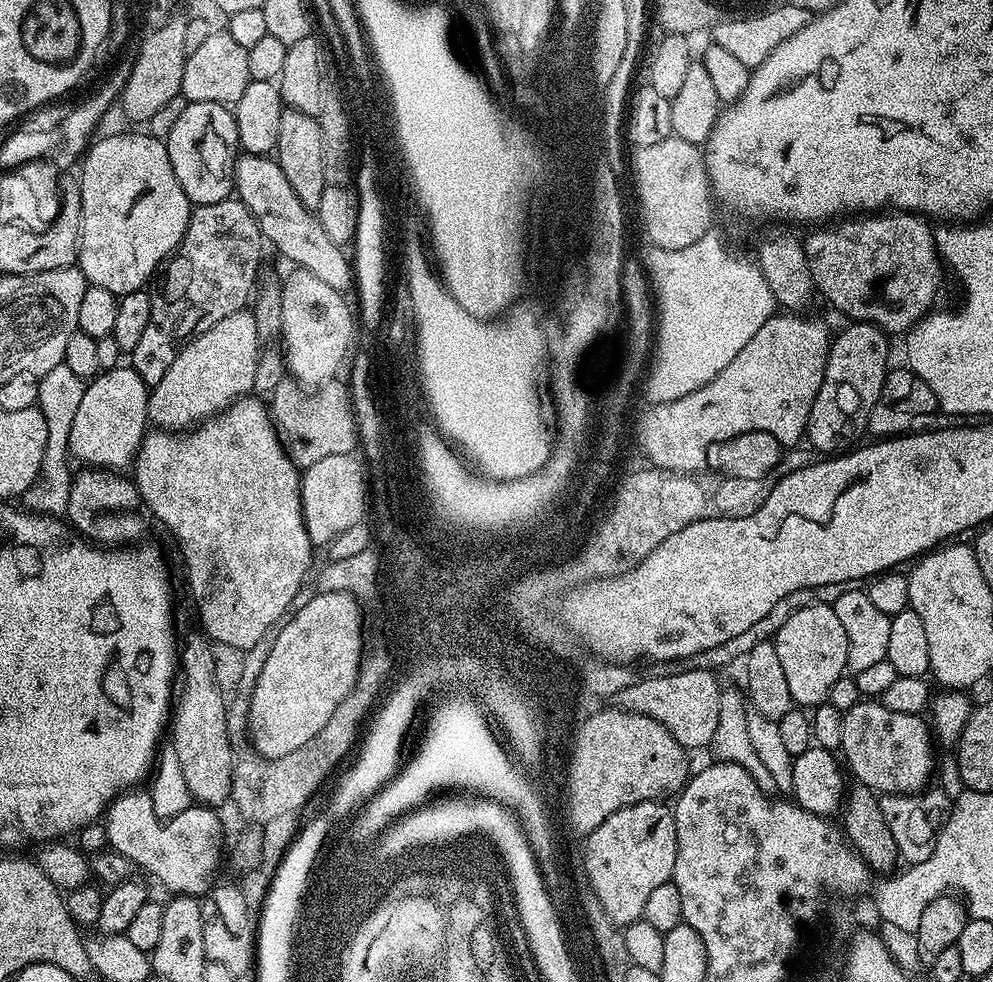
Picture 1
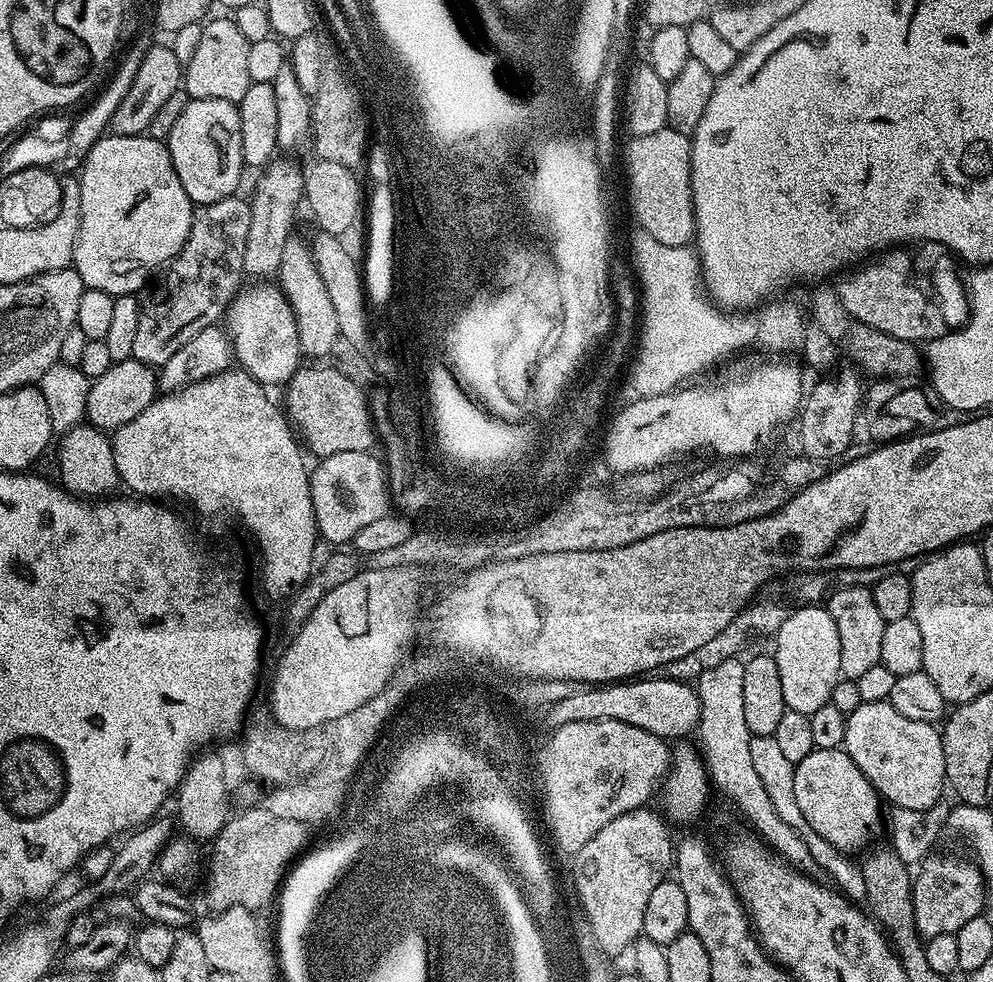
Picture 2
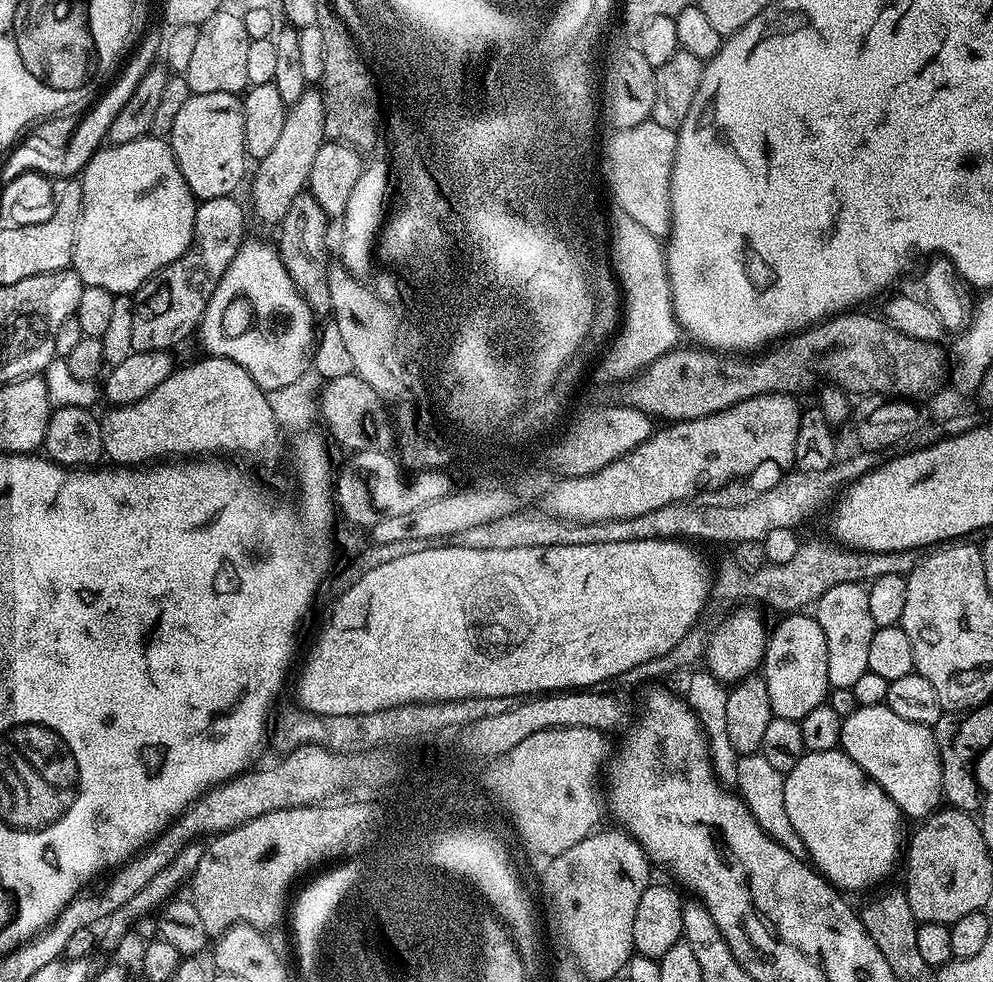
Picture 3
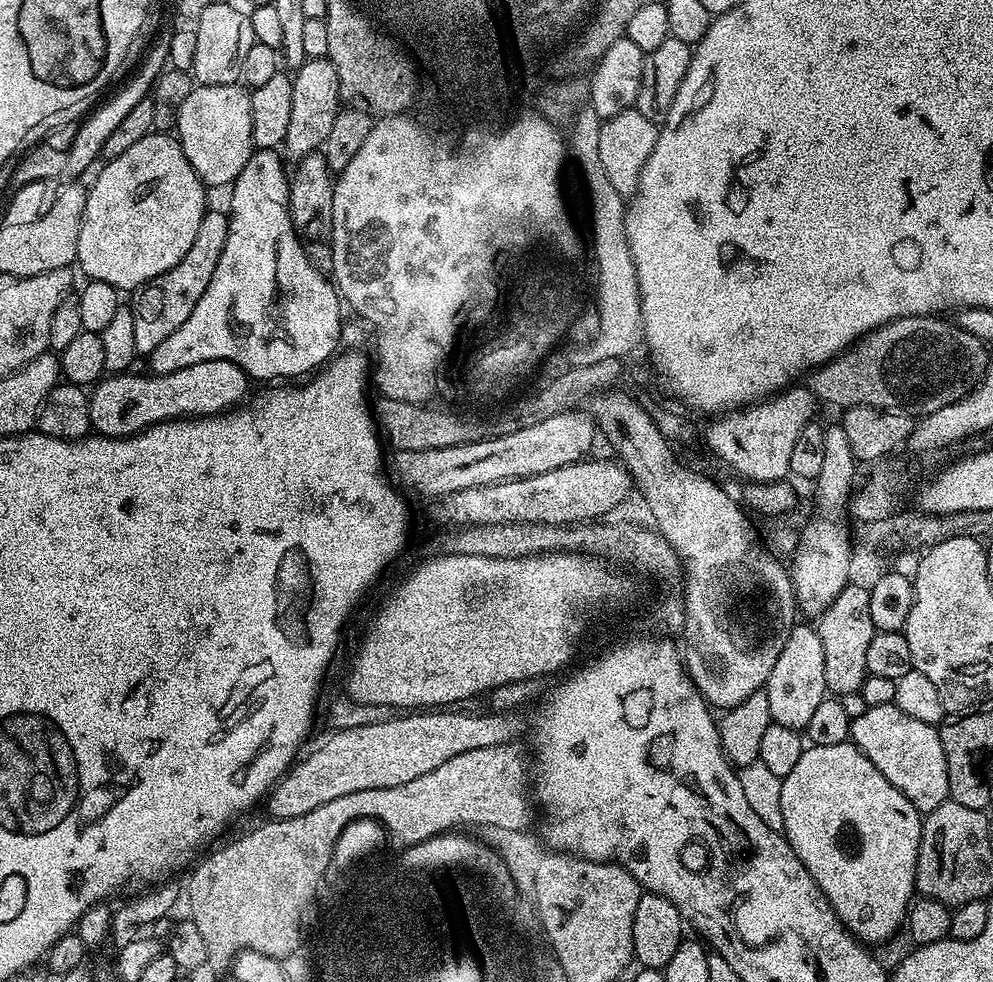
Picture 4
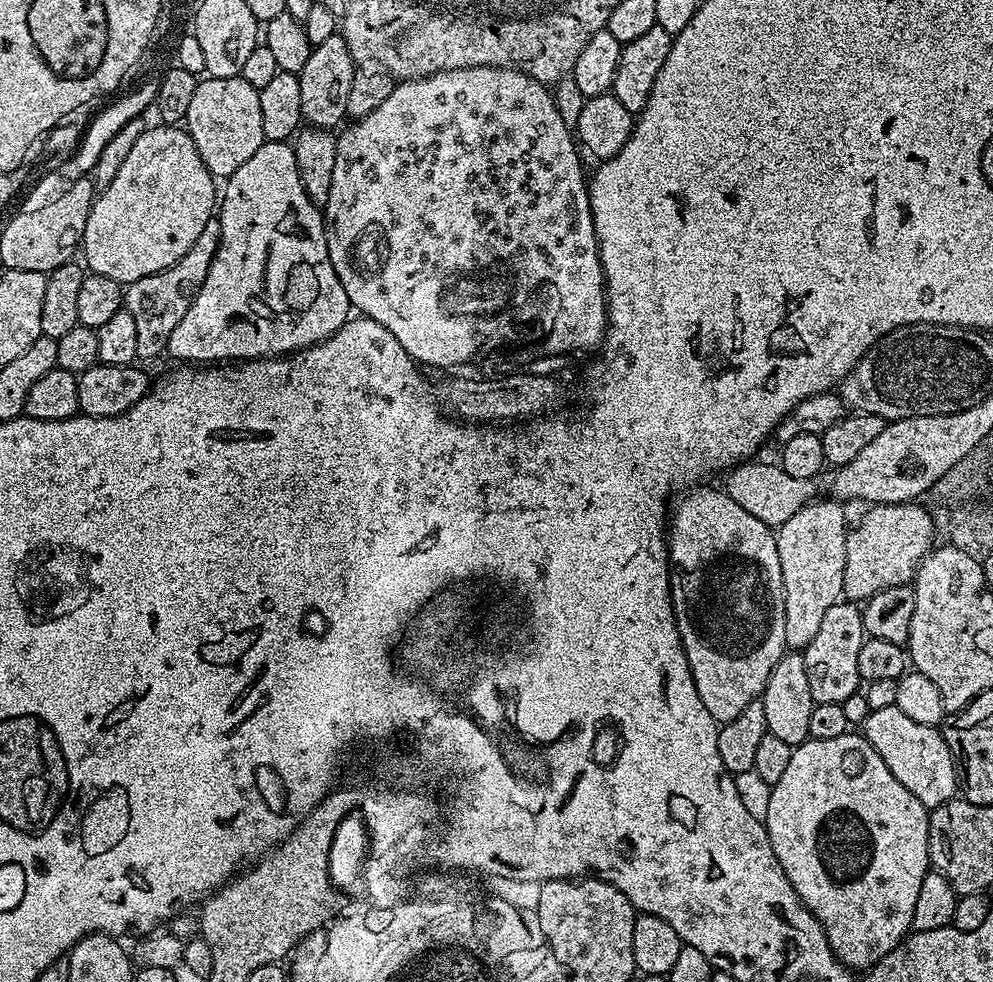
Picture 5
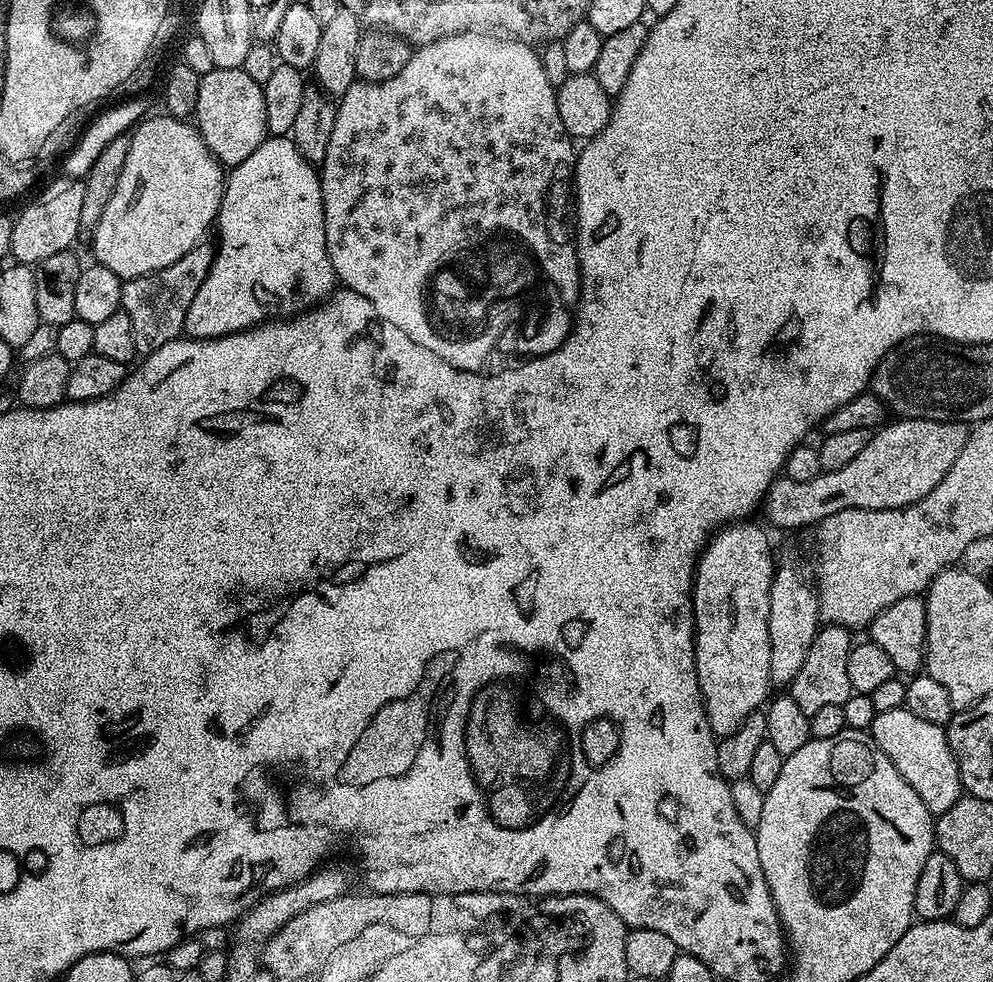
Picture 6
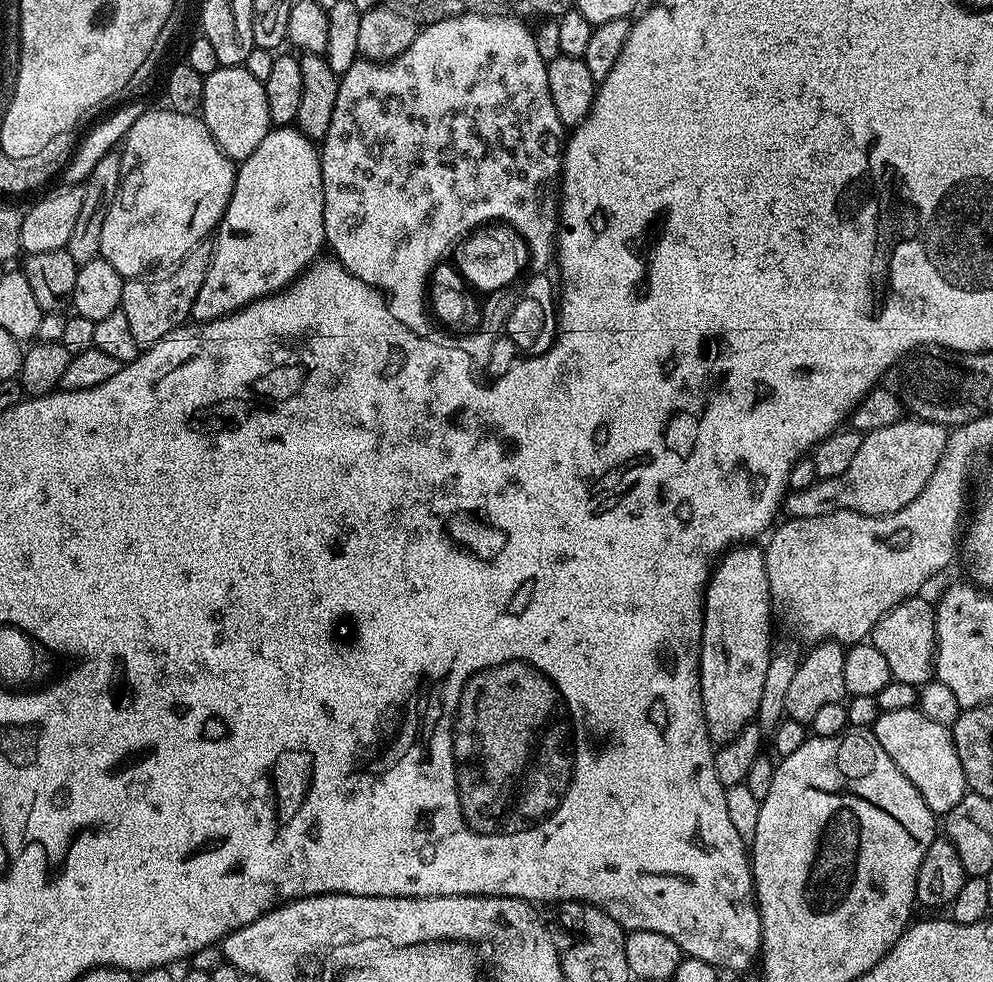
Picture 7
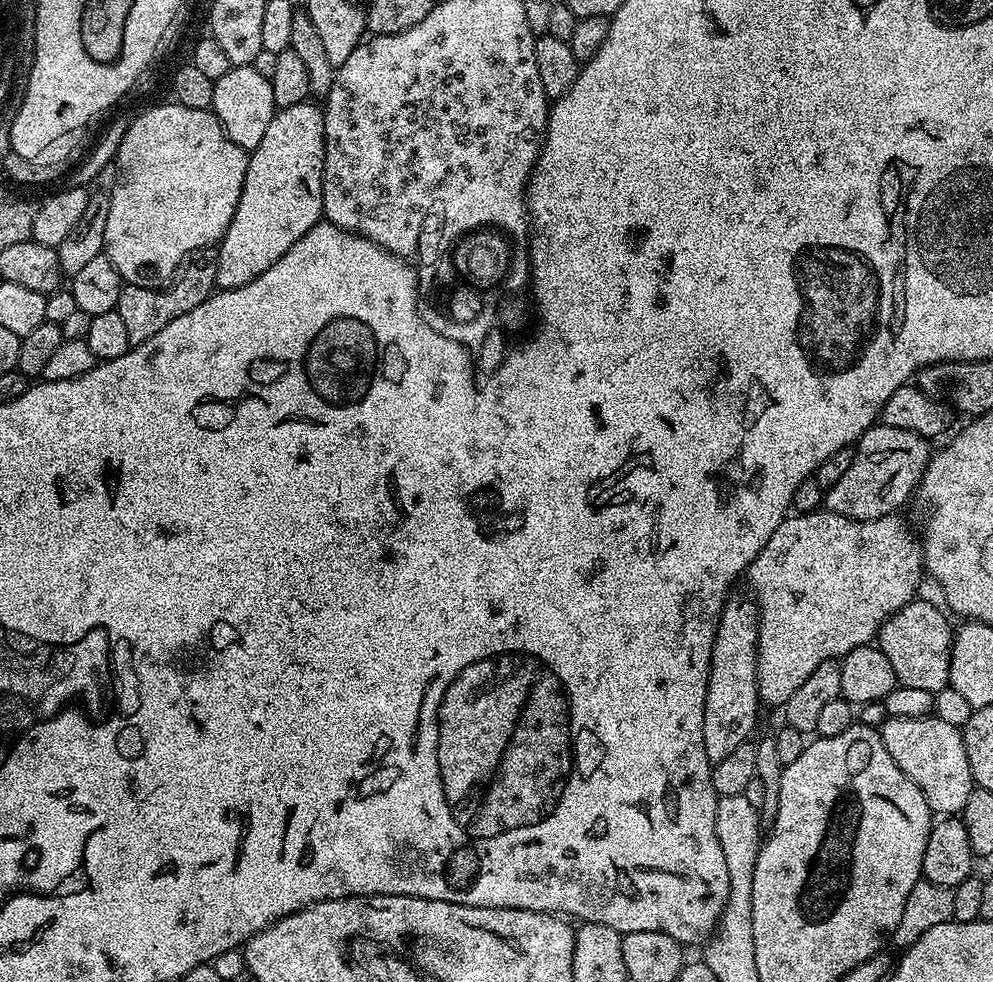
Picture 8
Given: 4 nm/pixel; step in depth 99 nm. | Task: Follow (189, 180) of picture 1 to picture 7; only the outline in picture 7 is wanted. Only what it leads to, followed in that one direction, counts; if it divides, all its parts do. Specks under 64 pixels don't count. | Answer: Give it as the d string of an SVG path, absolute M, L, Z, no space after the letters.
M243 66L218 67L204 77L202 106L199 110L204 125L210 130L214 142L233 162L250 158L262 143L262 138L271 132L274 125L270 118L270 106L266 106L266 90L263 80L254 78Z

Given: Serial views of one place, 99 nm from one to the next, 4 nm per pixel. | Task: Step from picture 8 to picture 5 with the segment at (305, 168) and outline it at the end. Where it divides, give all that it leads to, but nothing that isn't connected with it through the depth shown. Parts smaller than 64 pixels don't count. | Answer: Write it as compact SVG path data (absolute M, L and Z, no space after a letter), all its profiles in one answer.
M279 140L267 141L254 155L234 174L230 174L222 184L222 195L218 200L218 219L220 222L220 245L216 251L214 262L210 262L210 274L206 274L206 282L202 282L202 290L190 302L190 310L186 310L182 322L170 334L166 352L170 357L180 360L176 362L243 362L245 360L263 360L270 356L286 356L299 352L332 336L347 320L350 319L350 305L346 298L346 290L342 290L342 282L338 282L338 274L334 274L334 266L328 261L328 234L324 226L324 213L306 194L302 186L302 178L298 178L298 162L294 162L294 150L291 143Z

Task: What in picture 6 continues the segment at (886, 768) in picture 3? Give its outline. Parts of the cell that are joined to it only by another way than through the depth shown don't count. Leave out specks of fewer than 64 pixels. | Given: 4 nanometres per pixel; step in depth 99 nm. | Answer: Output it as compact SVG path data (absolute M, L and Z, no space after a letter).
M903 707L876 713L870 735L878 750L882 750L882 754L894 762L894 770L898 770L898 774L902 774L902 778L914 786L914 794L922 798L929 812L945 812L960 800L962 789L958 762L954 750L950 750L948 733L941 725L926 722L926 718L918 718L918 714L910 714L910 710Z

